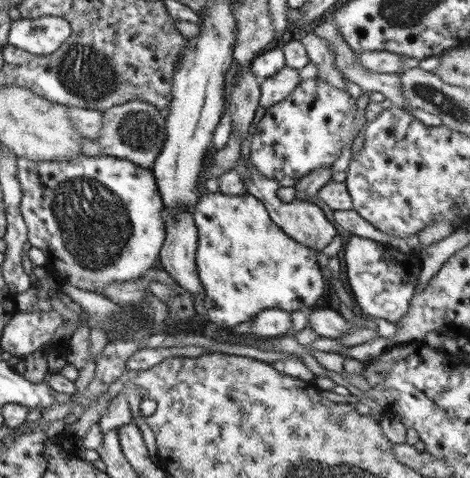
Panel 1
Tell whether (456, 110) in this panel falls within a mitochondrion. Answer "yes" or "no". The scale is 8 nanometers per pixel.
yes

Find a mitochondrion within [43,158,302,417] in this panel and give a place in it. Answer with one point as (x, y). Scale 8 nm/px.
(94, 227)

